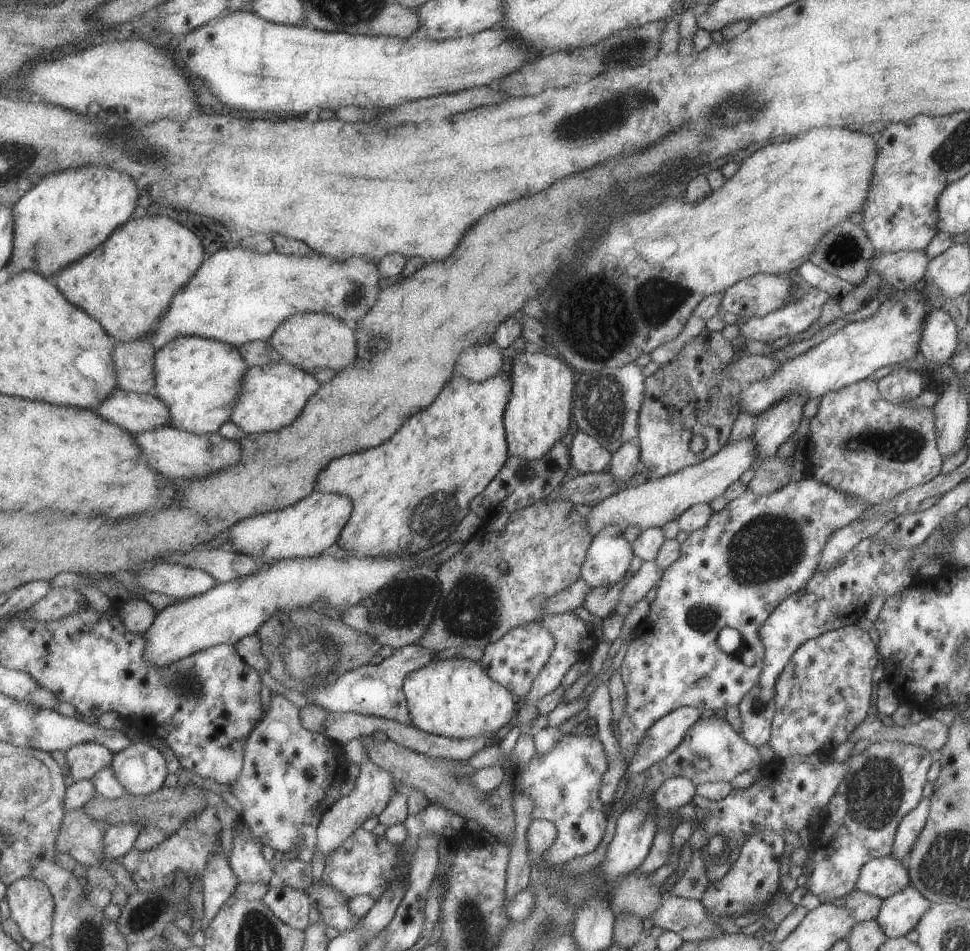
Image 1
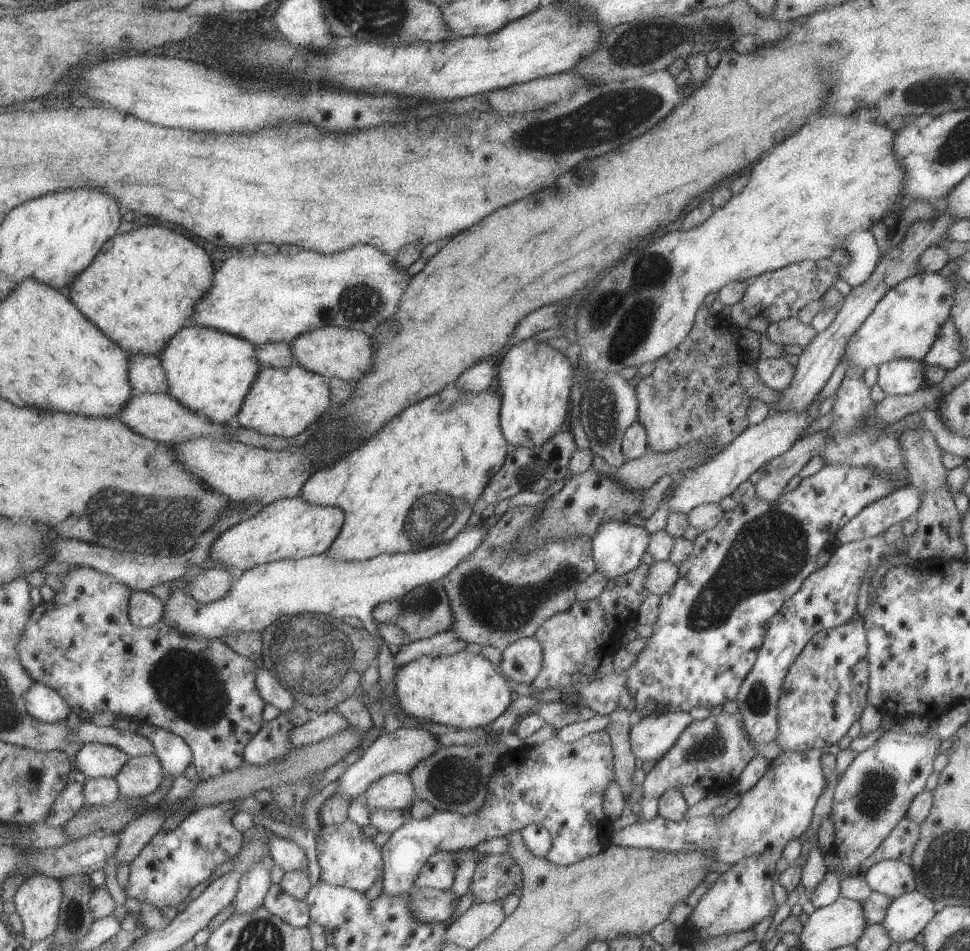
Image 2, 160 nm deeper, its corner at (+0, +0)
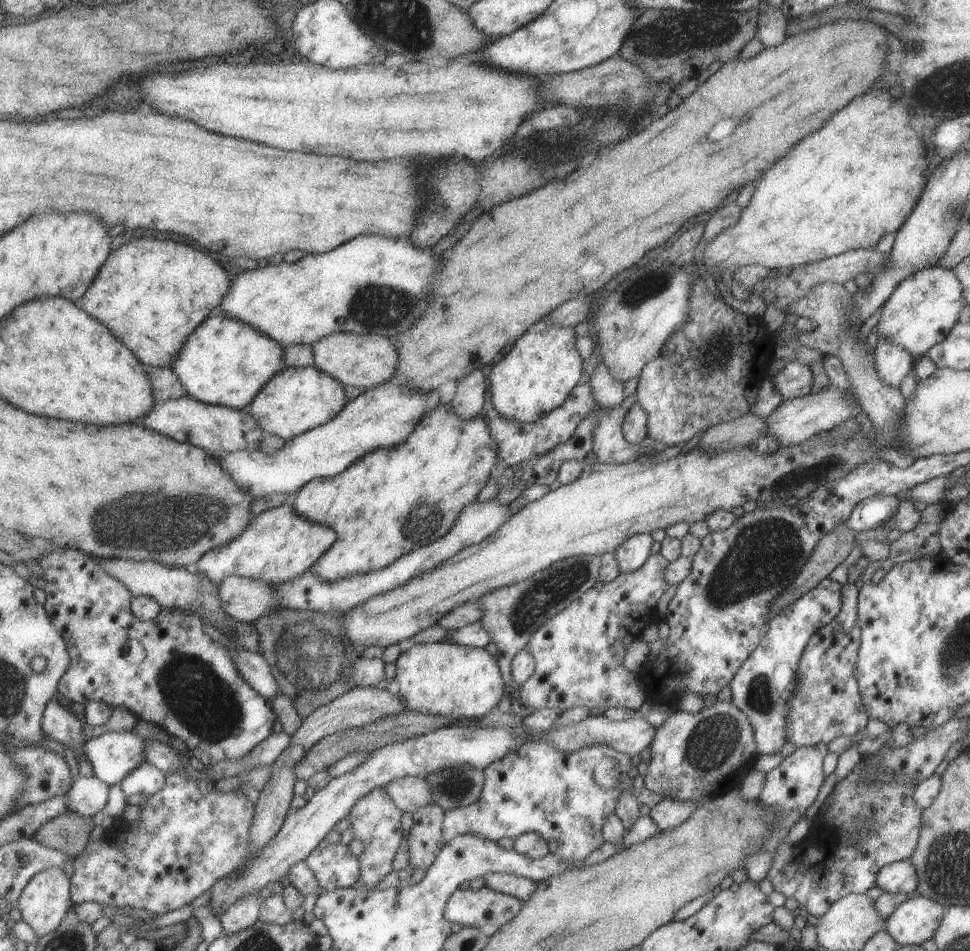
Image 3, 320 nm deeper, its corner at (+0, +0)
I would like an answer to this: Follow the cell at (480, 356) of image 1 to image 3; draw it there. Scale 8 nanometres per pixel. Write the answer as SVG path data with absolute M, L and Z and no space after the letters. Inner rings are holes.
M479 369L473 370L469 375L457 381L455 393L449 404L458 417L464 419L475 419L477 414L483 410L485 402L485 376Z

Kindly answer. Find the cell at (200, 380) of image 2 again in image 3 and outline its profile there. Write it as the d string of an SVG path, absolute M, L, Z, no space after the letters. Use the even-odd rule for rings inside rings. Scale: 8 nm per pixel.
M217 310L188 338L172 366L188 394L207 404L247 409L270 380L287 367L286 350L253 325Z

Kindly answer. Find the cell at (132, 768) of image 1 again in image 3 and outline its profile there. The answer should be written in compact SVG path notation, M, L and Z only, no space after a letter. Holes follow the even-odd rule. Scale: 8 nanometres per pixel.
M145 763L119 784L126 795L145 794L150 797L156 795L167 783L166 772L153 763Z

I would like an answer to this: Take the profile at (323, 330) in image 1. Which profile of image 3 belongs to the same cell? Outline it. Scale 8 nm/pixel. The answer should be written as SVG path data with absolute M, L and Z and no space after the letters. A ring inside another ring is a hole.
M338 333L316 342L313 346L317 368L336 377L344 385L363 388L363 390L393 382L397 366L399 366L397 346L385 336Z

